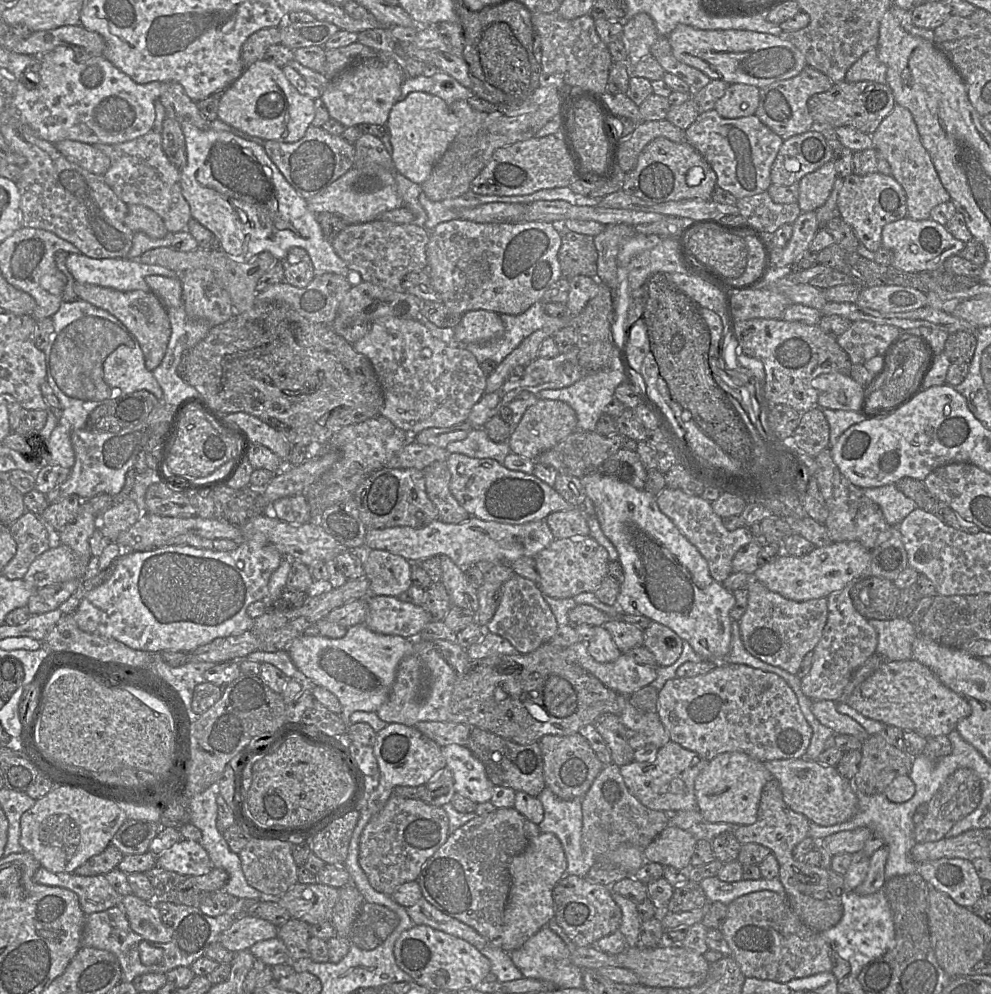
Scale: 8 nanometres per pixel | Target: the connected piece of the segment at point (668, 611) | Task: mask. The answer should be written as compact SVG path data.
M598 471L583 476L581 482L593 504L594 516L604 535L615 546L619 555L618 561L623 567L624 580L620 584L616 601L620 611L625 614L643 615L663 624L682 640L687 641L703 661L722 662L731 649L730 611L735 604L733 591L727 590L722 583L711 577L705 558L660 511L656 496Z

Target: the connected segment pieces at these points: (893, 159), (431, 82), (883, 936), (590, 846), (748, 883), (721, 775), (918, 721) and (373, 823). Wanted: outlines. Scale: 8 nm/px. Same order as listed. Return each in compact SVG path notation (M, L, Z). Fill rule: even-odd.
M896 104L871 137L873 148L887 160L891 176L905 191L907 217L913 220L929 219L935 206L950 201L950 195L943 187L933 162L922 145L917 126L908 109Z
M443 71L425 77L406 77L401 87L399 101L404 100L412 92L425 92L441 98L449 107L457 100L467 100L473 95L471 89L464 87L452 76Z
M883 888L866 896L858 895L854 890L845 890L842 894L843 916L834 927L823 931L820 936L844 960L848 961L854 977L870 962L884 955L895 944L893 915Z
M605 765L582 798L582 847L597 860L623 843L645 849L667 826L669 818L664 811L644 806L628 790L620 767Z
M717 876L709 877L699 882L705 892L709 903L721 902L729 905L737 898L762 890L773 891L781 896L785 896L785 889L779 878L745 880L737 882L724 882Z
M743 752L719 754L708 762L695 780L697 809L710 823L751 825L757 820L762 789L772 778L764 762Z
M916 660L885 661L865 681L858 685L846 702L863 716L895 726L903 731L912 731L925 738L947 736L956 729L962 719L971 712L969 702L961 695L945 686L934 672Z
M392 794L384 808L371 817L361 833L359 865L377 892L391 896L400 885L418 880L427 860L446 842L448 836L449 819L442 807Z

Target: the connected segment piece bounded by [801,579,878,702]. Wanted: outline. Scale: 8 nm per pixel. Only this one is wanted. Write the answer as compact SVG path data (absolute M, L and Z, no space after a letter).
M854 579L842 590L827 597L828 616L822 636L813 649L814 656L810 672L801 679L803 694L813 701L837 702L854 672L874 653L877 647L877 632L854 608L851 589L861 579Z

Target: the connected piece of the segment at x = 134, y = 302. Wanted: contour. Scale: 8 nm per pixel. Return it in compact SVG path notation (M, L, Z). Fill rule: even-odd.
M75 281L74 290L79 299L108 311L119 319L135 336L143 351L146 368L153 371L160 365L165 355L171 335L171 325L167 308L152 291L119 291L109 287L84 284Z

